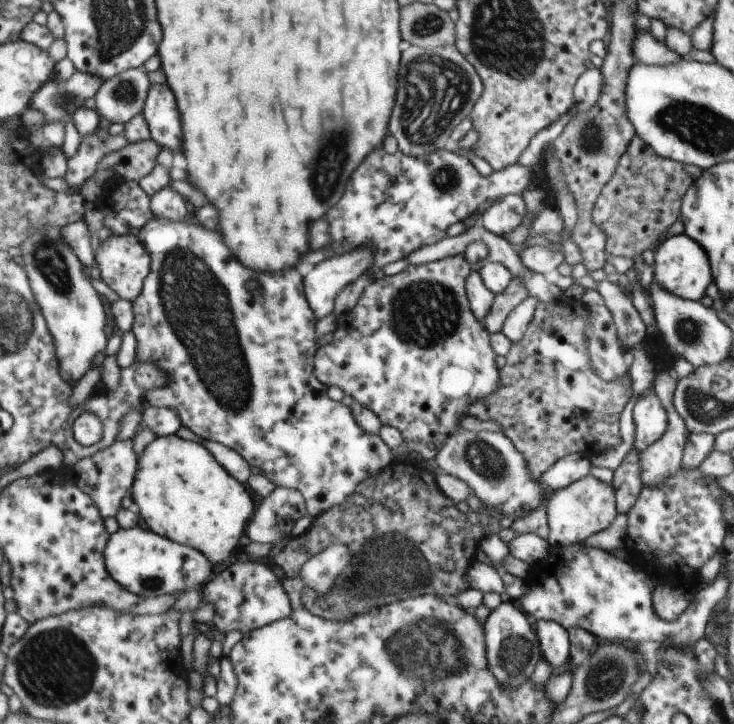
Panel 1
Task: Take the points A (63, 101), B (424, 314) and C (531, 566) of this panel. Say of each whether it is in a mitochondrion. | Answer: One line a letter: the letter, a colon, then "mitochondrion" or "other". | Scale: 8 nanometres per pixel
A: mitochondrion
B: mitochondrion
C: other

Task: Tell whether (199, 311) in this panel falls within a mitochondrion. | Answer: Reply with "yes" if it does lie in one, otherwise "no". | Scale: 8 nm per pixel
yes

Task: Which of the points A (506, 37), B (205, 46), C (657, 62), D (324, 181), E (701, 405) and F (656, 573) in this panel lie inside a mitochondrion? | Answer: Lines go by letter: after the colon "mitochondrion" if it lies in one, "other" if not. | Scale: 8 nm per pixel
A: mitochondrion
B: other
C: other
D: mitochondrion
E: mitochondrion
F: other

